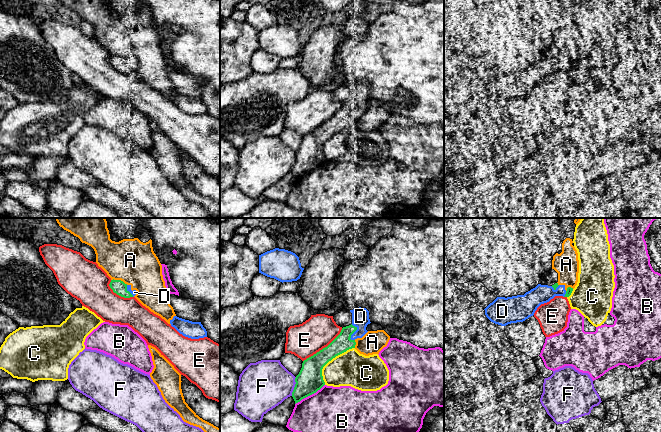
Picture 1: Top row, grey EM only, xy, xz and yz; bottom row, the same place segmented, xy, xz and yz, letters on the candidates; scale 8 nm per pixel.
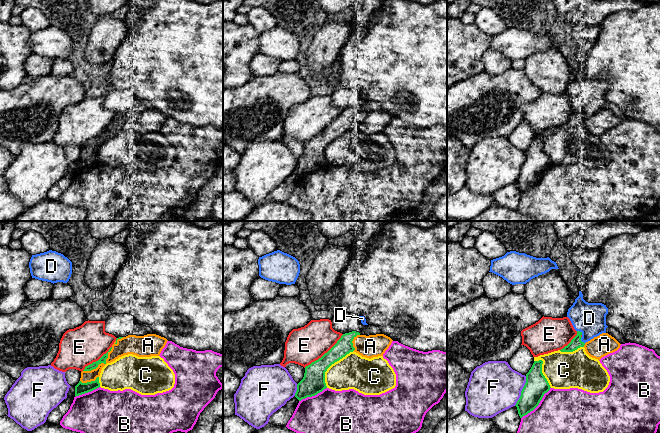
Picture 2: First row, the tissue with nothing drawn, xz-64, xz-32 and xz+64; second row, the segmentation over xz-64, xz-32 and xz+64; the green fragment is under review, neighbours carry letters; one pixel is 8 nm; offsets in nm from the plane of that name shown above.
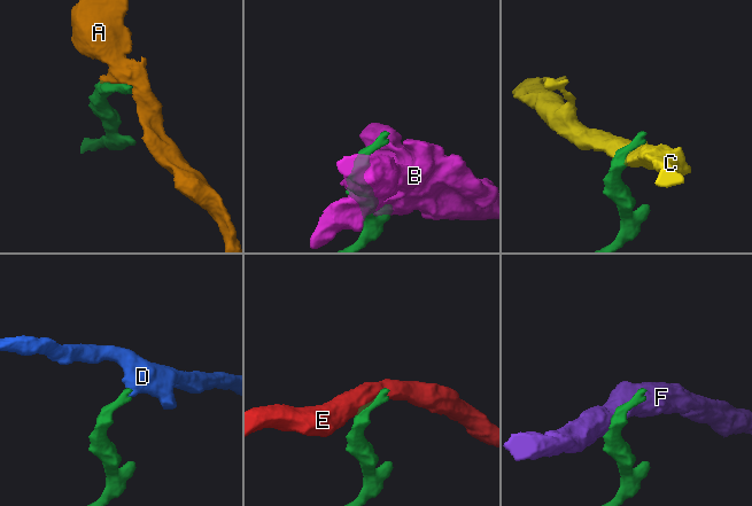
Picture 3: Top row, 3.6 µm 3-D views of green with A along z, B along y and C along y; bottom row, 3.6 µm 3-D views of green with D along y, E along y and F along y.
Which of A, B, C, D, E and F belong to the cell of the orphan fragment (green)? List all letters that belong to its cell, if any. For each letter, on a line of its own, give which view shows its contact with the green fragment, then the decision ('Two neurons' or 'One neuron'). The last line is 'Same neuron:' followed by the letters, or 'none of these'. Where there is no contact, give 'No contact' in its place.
A: Touches green in xy. Two neurons
B: Touches green in xz. Two neurons
C: Touches green in xz. Two neurons
D: Touches green in xz. One neuron
E: Touches green in xz. Two neurons
F: Touches green in xz. Two neurons
Same neuron: D

